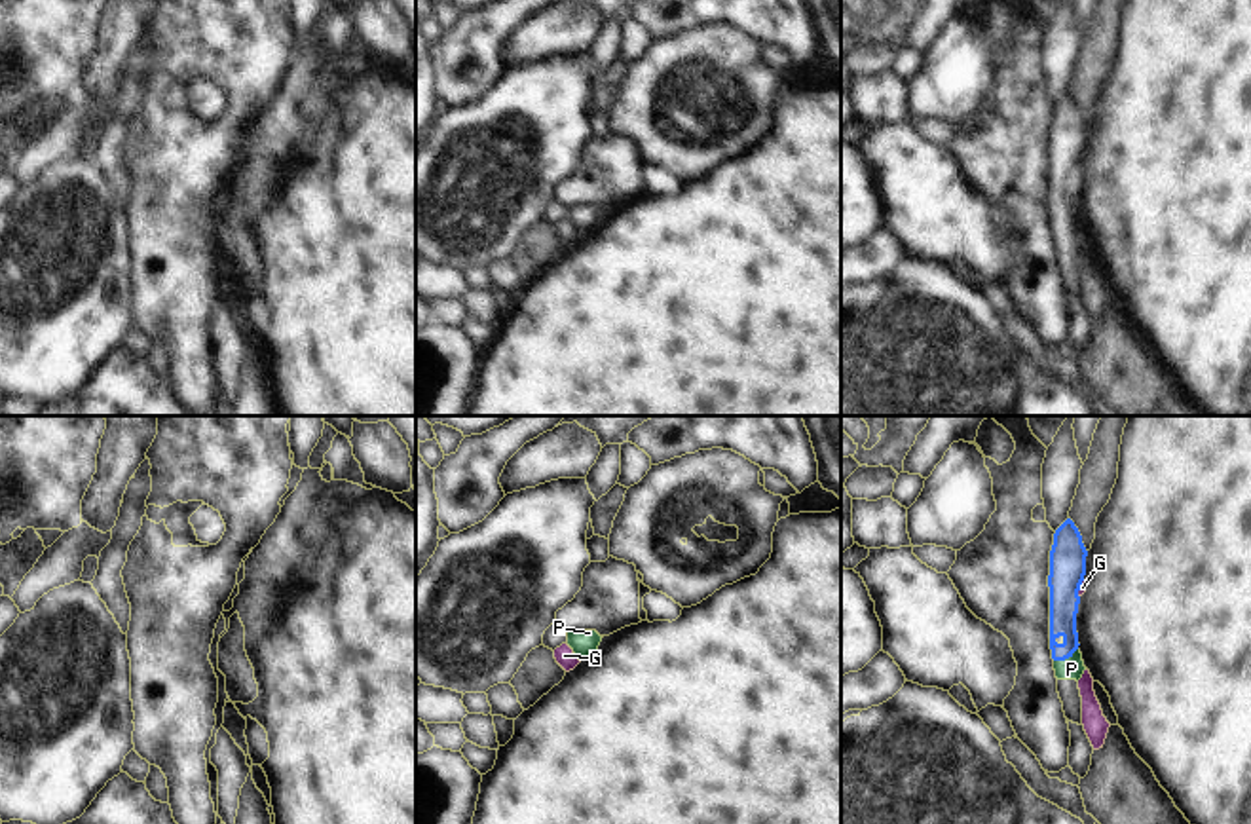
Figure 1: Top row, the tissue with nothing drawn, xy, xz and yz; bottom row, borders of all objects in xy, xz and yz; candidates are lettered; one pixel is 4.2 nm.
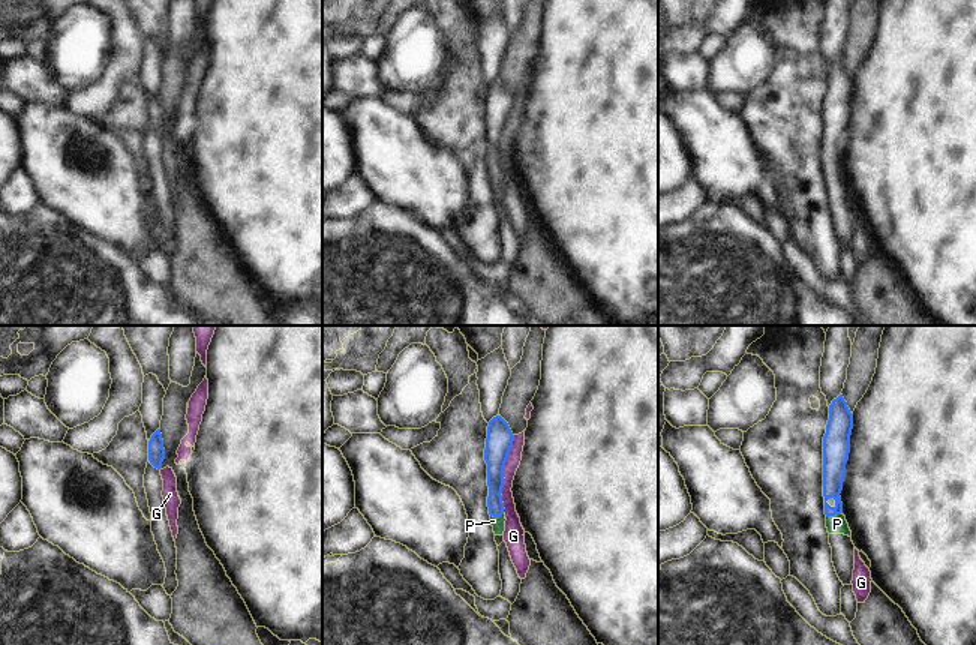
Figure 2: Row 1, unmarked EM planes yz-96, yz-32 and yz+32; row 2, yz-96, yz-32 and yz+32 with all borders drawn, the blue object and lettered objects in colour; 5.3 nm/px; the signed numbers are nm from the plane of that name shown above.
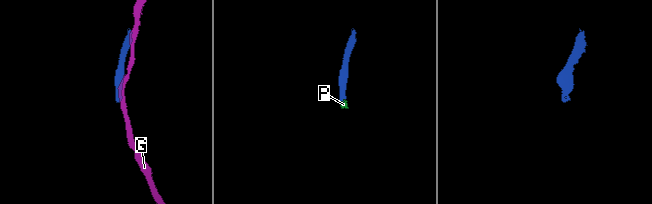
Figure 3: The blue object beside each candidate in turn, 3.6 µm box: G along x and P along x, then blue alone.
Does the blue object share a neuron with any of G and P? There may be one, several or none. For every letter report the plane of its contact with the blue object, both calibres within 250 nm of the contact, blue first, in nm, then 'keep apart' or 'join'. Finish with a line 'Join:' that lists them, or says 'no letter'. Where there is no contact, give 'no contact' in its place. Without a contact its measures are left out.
G: contact in yz; calibres 160 and 30 nm; keep apart
P: contact in yz; calibres 130 and 100 nm; join
Join: P

